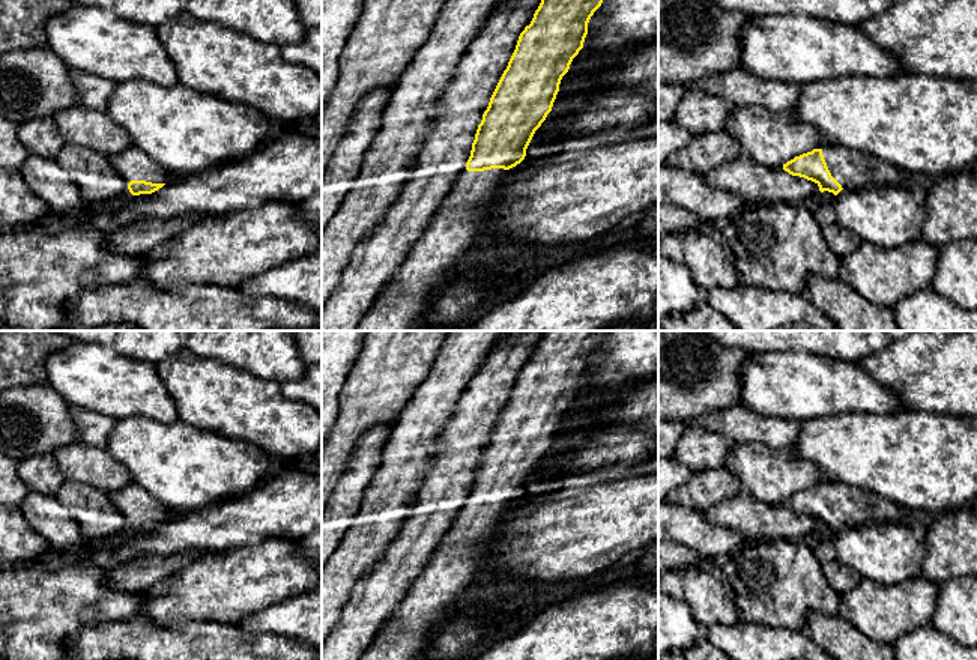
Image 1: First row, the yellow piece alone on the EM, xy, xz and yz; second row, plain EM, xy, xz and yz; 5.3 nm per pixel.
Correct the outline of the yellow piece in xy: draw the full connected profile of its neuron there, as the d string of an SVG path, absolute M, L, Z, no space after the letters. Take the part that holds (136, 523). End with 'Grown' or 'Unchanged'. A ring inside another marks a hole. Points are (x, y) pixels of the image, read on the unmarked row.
M137 483L108 493L108 499L128 519L132 532L152 531L171 514L161 501L150 496Z. Grown

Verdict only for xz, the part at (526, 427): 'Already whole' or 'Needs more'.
Needs more

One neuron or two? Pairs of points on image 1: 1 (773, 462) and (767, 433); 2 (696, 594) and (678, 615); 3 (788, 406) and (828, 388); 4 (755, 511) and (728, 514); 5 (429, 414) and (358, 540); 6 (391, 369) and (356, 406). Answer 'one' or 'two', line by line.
1: two
2: two
3: one
4: one
5: one
6: one

